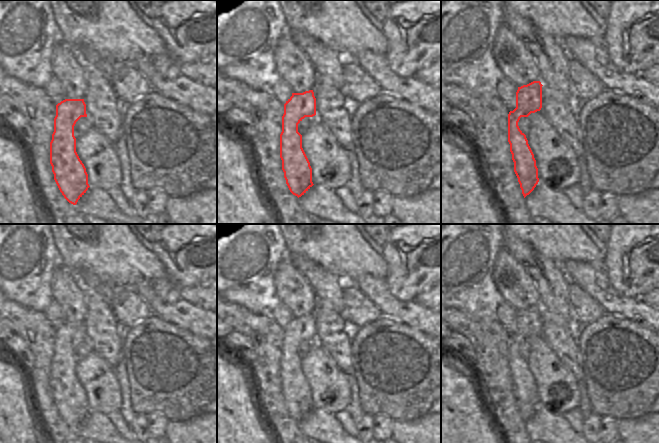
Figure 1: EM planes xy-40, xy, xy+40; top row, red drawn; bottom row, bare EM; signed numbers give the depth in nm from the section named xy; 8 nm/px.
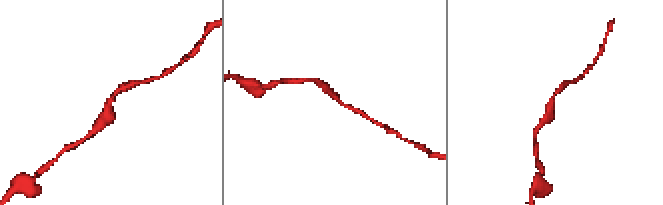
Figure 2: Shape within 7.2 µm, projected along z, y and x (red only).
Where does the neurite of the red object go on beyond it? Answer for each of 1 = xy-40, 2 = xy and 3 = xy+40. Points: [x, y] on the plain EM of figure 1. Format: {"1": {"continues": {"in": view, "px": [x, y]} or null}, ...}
{"1": {"continues": null}, "2": {"continues": null}, "3": {"continues": null}}

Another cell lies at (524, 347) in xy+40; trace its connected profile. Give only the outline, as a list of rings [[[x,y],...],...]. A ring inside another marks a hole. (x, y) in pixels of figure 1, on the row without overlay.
[[[521,341],[519,346],[518,346],[518,350],[519,350],[520,354],[522,355],[522,357],[527,359],[529,354],[530,354],[529,342],[528,341]]]

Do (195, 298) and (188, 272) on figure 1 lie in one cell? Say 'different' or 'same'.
different

